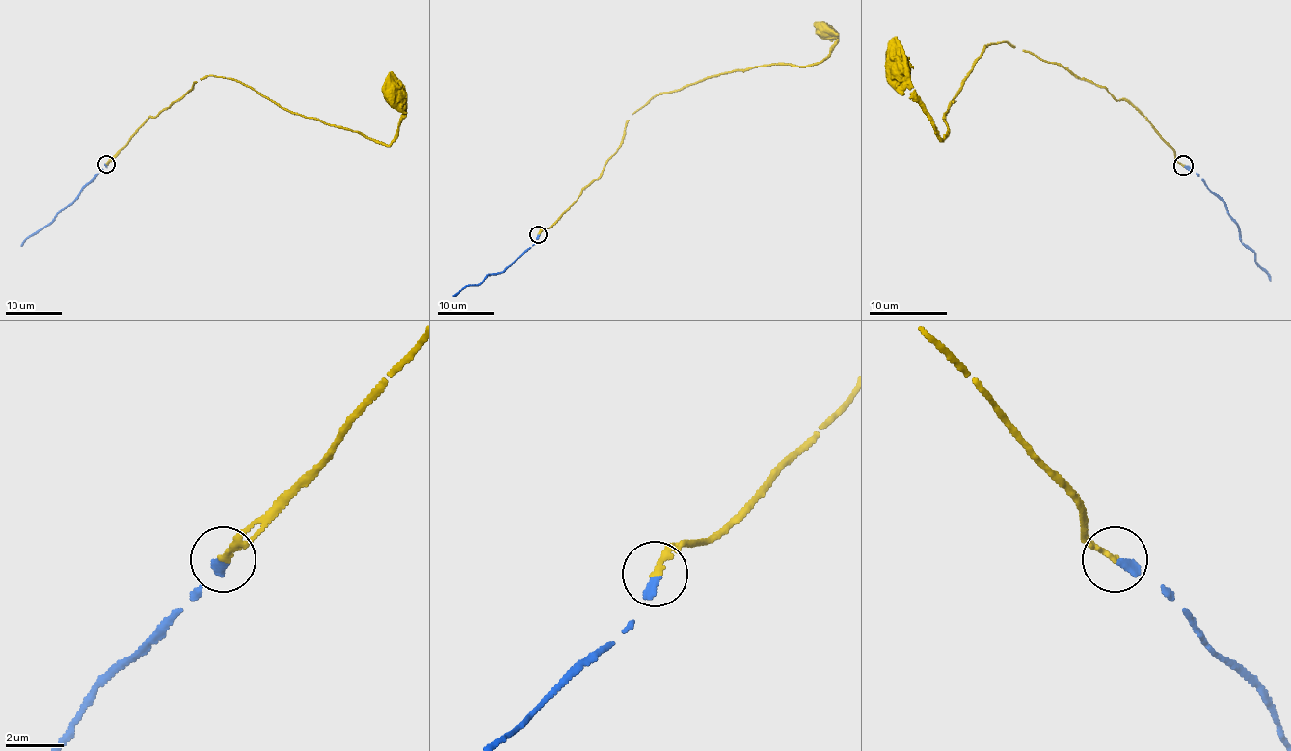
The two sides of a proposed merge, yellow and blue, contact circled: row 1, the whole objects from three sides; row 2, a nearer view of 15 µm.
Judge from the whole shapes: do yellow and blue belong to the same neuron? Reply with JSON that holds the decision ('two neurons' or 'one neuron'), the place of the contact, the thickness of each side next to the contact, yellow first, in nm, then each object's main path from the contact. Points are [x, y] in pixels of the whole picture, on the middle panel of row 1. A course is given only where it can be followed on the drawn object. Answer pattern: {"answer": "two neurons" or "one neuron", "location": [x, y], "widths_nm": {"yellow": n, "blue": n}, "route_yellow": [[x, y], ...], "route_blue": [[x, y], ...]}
{"answer": "one neuron", "location": [538, 234], "widths_nm": {"yellow": 190, "blue": 240}, "route_yellow": [[539, 233], [598, 177], [620, 145], [627, 120], [656, 95], [739, 69], [822, 62], [836, 41], [826, 30]], "route_blue": [[539, 235], [530, 248], [502, 271], [489, 274], [477, 285], [464, 286], [452, 296]]}

